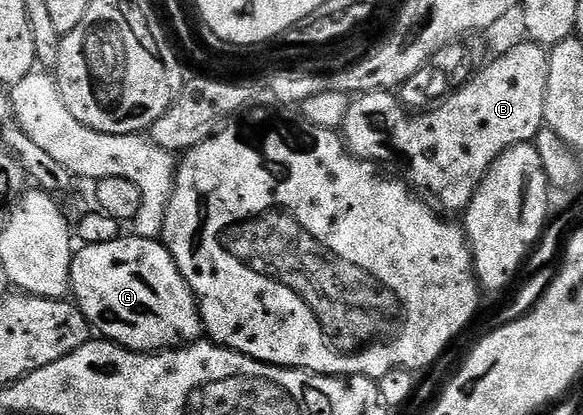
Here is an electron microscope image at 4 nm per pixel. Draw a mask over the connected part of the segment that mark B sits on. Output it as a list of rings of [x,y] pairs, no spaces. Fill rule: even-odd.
[[[526,43],[513,45],[488,68],[480,67],[463,87],[455,89],[450,96],[434,106],[420,111],[423,112],[420,116],[410,116],[407,113],[410,111],[404,107],[398,95],[391,92],[365,92],[354,97],[341,129],[344,144],[358,160],[366,160],[376,166],[388,164],[391,168],[400,168],[403,171],[402,179],[412,189],[420,193],[428,192],[423,194],[430,197],[444,213],[466,213],[479,183],[485,178],[495,159],[513,146],[532,143],[540,128],[544,127],[543,107],[549,52],[542,44]]]

